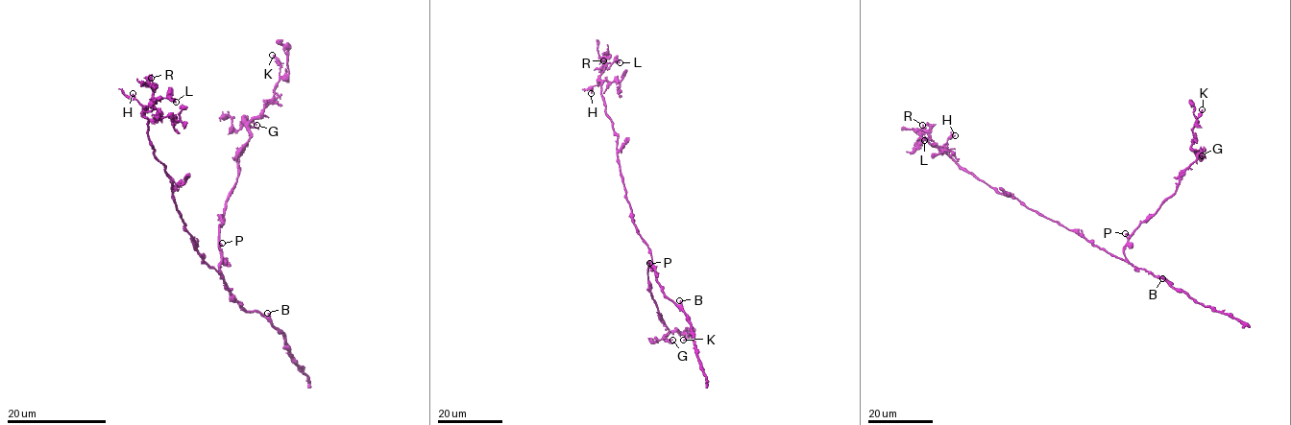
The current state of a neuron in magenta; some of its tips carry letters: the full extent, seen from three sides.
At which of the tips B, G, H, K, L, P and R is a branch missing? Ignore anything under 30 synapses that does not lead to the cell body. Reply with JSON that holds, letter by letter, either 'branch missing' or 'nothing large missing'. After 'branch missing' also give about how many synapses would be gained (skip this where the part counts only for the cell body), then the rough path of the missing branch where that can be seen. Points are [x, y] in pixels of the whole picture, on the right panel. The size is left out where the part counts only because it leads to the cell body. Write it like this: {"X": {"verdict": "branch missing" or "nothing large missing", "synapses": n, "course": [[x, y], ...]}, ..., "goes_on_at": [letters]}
{"B": {"verdict": "branch missing", "synapses": 90, "course": [[1162, 278], [1154, 276], [1142, 264], [1137, 251], [1141, 252]]}, "G": {"verdict": "nothing large missing"}, "H": {"verdict": "nothing large missing"}, "K": {"verdict": "nothing large missing"}, "L": {"verdict": "nothing large missing"}, "P": {"verdict": "nothing large missing"}, "R": {"verdict": "nothing large missing"}, "goes_on_at": ["B"]}

